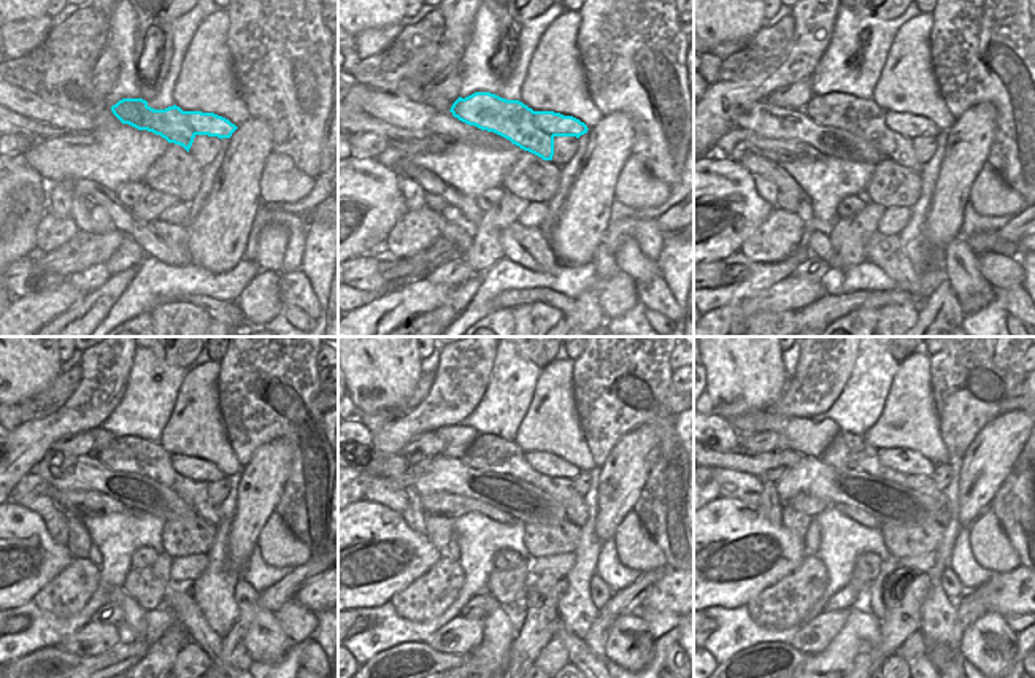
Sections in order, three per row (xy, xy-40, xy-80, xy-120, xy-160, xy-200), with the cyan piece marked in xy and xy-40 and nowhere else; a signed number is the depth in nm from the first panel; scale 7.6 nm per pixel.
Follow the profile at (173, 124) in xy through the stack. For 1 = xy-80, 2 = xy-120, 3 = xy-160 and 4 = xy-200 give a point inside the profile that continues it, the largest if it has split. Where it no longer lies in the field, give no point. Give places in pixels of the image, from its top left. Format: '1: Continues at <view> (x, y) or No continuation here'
1: Continues at xy-80 (891, 132)
2: Continues at xy-120 (188, 477)
3: Continues at xy-160 (551, 473)
4: Continues at xy-200 (911, 470).

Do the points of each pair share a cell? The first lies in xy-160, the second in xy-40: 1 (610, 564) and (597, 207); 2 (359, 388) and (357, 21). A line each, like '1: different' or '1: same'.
1: different
2: same

